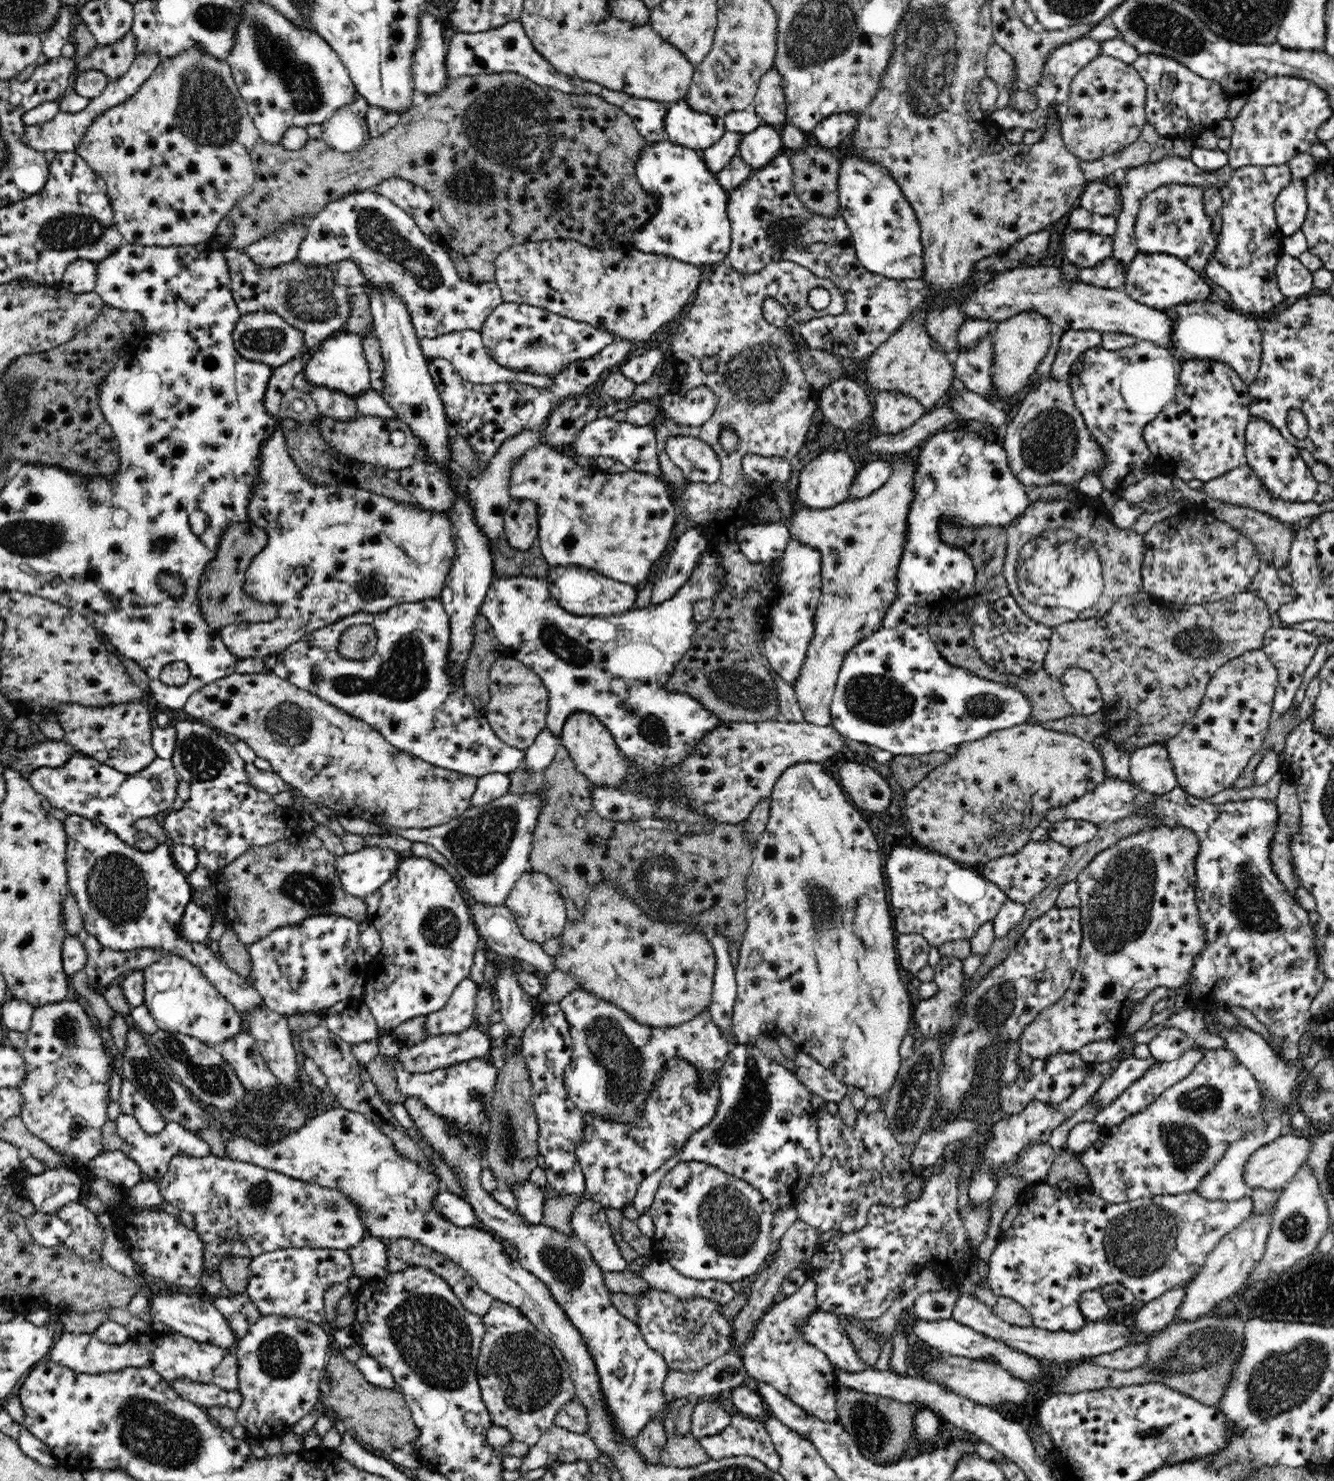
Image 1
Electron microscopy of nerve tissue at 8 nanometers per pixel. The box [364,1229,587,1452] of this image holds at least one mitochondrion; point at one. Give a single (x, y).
(433, 1340)

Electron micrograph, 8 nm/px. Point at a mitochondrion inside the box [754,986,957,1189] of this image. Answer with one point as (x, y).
(915, 1085)

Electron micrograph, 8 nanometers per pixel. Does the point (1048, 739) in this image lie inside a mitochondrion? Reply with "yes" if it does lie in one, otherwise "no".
no

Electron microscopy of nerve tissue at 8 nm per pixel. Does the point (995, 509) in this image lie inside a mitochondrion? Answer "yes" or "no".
no

